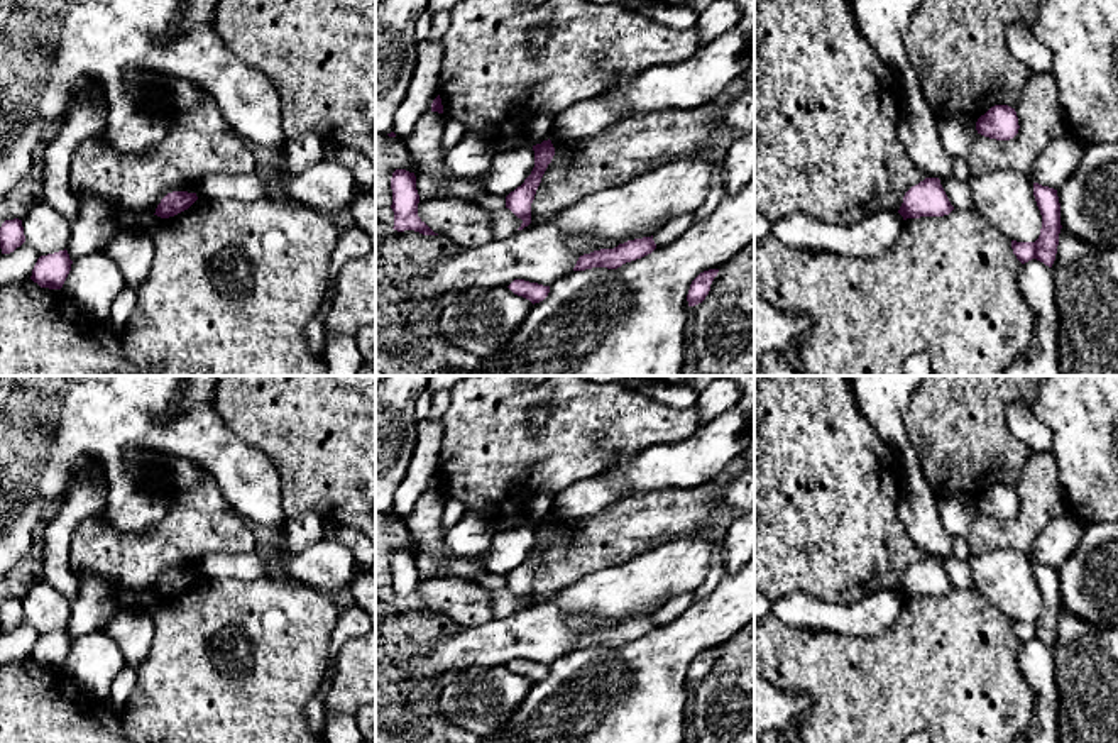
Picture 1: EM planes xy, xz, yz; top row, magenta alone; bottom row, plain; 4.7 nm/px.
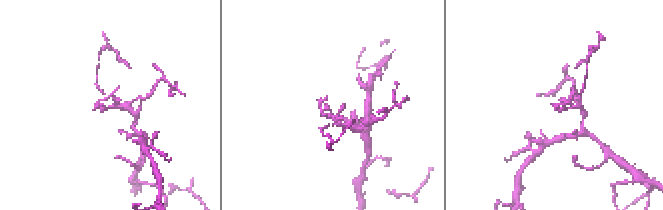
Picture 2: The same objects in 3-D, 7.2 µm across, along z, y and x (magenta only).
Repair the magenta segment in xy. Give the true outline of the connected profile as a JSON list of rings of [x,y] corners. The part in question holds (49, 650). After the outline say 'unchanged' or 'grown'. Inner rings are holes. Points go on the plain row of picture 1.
[[[66,628],[41,635],[32,648],[30,658],[41,667],[61,669],[71,650],[71,643],[73,640]]]; unchanged

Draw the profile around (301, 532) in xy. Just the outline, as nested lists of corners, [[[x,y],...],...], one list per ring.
[[[304,513],[288,518],[281,531],[291,552],[303,552],[328,535],[328,525],[318,515]]]

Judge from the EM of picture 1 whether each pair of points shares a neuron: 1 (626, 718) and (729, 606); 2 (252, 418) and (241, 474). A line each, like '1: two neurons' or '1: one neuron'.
1: one neuron
2: two neurons

